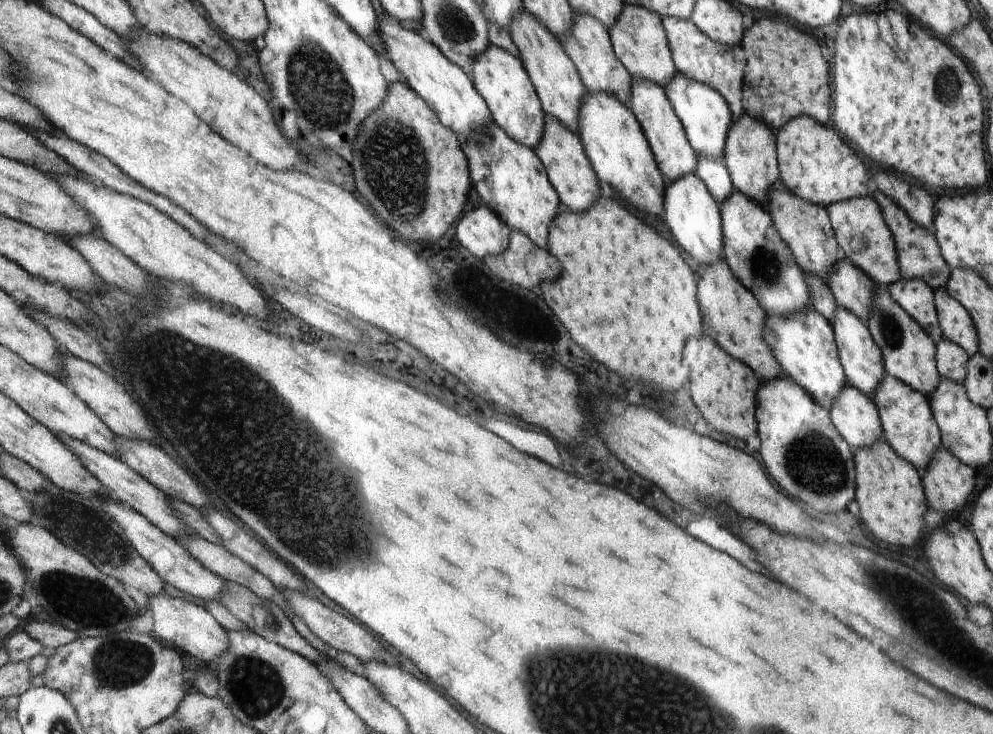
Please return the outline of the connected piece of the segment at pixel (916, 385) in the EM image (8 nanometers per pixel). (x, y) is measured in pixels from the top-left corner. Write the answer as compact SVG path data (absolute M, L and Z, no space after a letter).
M876 284L875 295L871 302L873 305L865 325L881 350L885 372L924 396L930 396L941 379L935 363L936 342L891 297L886 286Z

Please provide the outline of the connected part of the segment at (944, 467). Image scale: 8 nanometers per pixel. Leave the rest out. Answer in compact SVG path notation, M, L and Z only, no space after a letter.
M940 445L921 471L928 506L945 517L957 517L974 488L974 469Z

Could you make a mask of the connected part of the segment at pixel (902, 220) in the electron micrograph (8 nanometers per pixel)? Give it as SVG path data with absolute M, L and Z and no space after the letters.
M878 188L871 190L871 196L879 204L884 220L891 230L896 250L899 269L902 279L919 278L934 289L945 288L949 279L951 268L942 258L942 253L932 229L925 229L916 224L889 196L886 196Z

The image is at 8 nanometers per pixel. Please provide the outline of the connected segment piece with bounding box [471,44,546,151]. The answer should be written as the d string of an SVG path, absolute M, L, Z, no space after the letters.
M490 44L484 49L484 54L475 56L471 63L474 86L488 103L493 122L502 127L510 138L535 151L544 134L546 112L521 59L502 47Z

